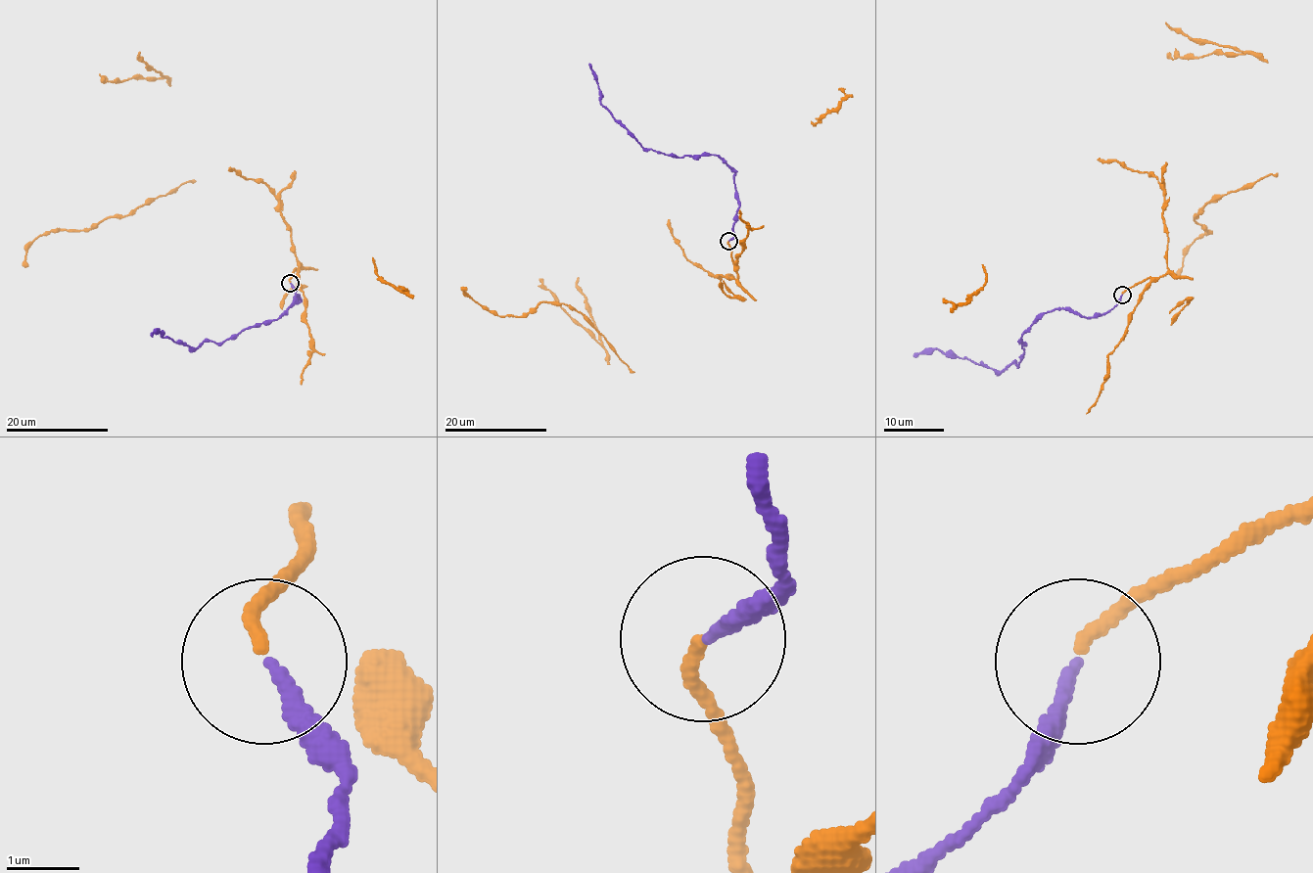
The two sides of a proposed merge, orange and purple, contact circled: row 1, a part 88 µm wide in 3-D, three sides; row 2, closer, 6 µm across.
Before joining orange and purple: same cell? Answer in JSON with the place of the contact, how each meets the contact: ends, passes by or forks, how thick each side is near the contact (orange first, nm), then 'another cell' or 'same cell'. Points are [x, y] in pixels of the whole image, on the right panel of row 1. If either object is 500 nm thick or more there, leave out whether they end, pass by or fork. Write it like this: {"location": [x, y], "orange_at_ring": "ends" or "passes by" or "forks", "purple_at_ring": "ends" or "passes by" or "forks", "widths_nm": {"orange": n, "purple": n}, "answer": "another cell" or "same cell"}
{"location": [1122, 295], "orange_at_ring": "ends", "purple_at_ring": "ends", "widths_nm": {"orange": 170, "purple": 180}, "answer": "same cell"}

